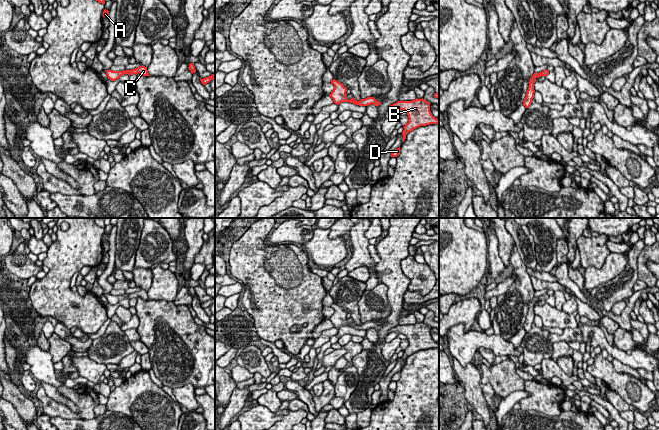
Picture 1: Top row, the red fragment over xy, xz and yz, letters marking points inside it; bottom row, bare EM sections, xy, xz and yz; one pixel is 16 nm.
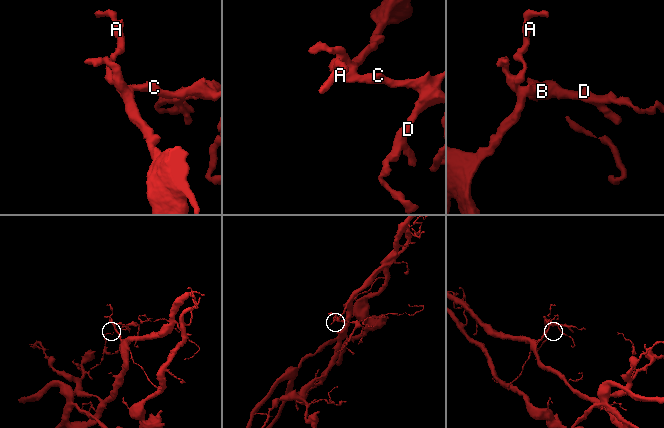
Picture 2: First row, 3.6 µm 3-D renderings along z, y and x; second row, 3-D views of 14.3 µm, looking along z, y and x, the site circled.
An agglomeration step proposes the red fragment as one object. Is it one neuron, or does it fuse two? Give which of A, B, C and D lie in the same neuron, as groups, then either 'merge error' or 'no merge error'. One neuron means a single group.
A B C D | no merge error

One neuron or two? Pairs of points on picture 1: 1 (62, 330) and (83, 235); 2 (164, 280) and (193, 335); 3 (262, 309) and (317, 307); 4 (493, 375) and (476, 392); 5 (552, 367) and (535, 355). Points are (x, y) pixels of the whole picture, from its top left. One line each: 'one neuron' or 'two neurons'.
1: two neurons
2: two neurons
3: one neuron
4: two neurons
5: two neurons

